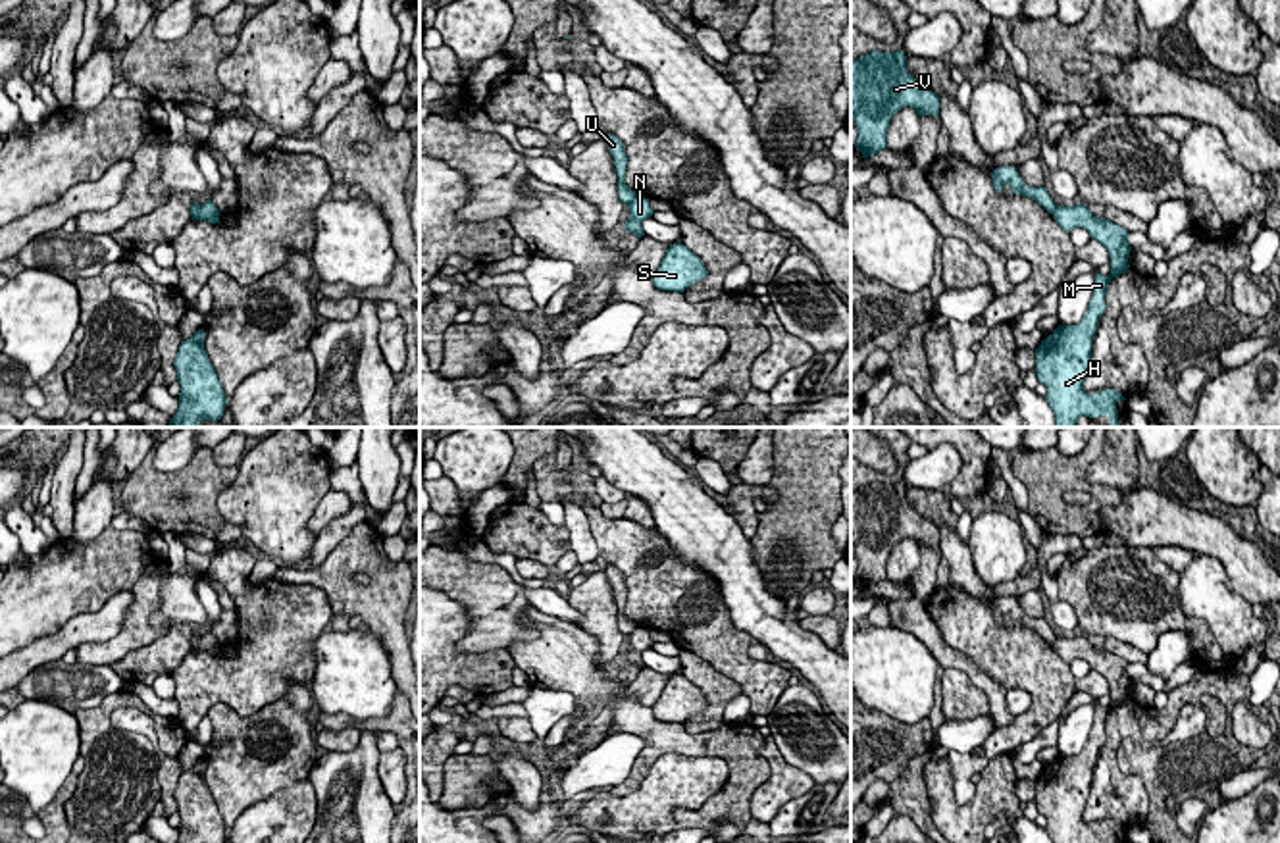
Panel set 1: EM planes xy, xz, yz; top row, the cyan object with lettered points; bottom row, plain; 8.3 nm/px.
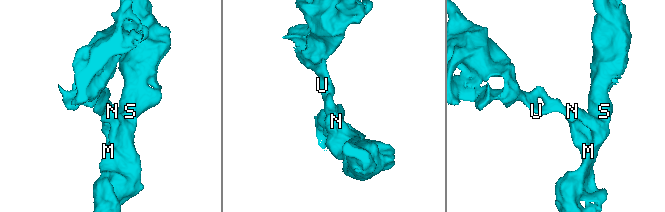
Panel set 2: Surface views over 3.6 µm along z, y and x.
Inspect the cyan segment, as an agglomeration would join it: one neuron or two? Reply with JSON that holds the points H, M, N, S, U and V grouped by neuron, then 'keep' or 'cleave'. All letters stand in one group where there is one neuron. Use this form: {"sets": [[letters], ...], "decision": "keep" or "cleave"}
{"sets": [["H", "M", "N", "S"], ["U", "V"]], "decision": "cleave"}

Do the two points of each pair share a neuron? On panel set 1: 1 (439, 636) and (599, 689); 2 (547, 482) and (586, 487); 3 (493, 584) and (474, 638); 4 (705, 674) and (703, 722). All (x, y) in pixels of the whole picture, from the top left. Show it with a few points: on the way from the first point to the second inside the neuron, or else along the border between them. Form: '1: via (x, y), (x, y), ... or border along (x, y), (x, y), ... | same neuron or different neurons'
1: border along (507, 649), (516, 664) | different neurons
2: via (557, 476), (576, 478) | same neuron
3: via (493, 597), (493, 618), (487, 624) | same neuron
4: via (715, 686), (715, 711) | same neuron

